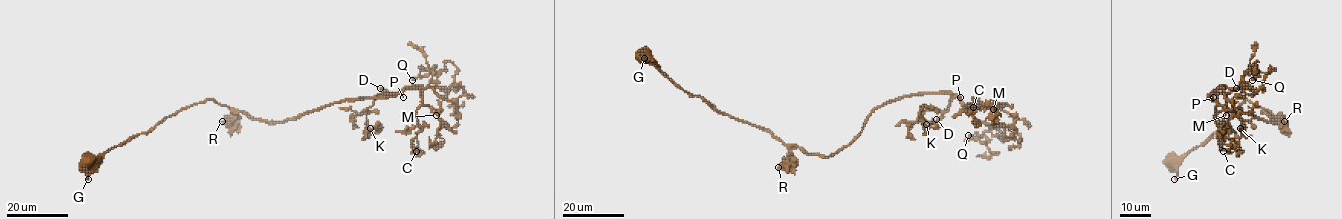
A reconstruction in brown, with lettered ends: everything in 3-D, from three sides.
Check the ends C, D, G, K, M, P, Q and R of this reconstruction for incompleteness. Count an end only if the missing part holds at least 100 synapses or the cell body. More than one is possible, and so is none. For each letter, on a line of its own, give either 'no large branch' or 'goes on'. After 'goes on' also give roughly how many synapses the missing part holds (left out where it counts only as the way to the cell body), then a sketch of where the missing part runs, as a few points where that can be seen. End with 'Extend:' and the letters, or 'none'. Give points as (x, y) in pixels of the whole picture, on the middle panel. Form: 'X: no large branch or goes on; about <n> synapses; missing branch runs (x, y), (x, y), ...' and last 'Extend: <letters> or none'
C: no large branch
D: goes on; about 500 synapses; missing branch runs (936, 119), (934, 125), (938, 129), (950, 127), (957, 144), (961, 159), (948, 161)
G: no large branch
K: no large branch
M: no large branch
P: goes on; about 190 synapses; missing branch runs (960, 97), (954, 103), (950, 99), (946, 106), (948, 118), (961, 120)
Q: no large branch
R: no large branch
Extend: D, P

